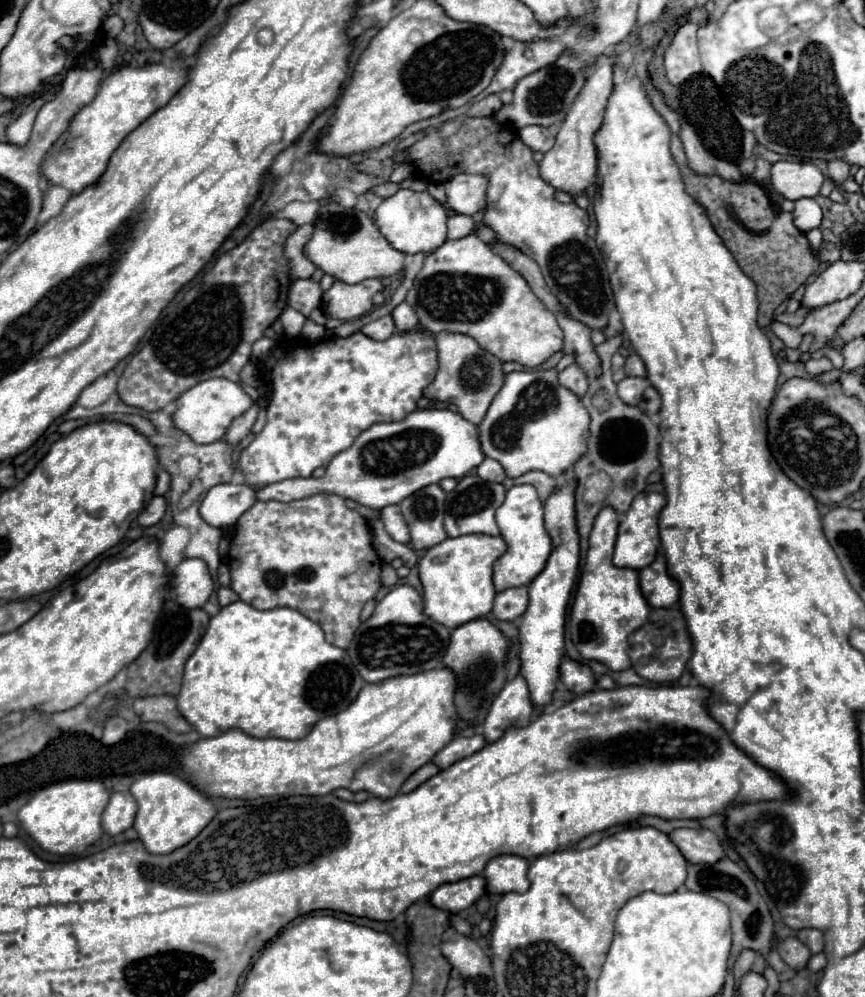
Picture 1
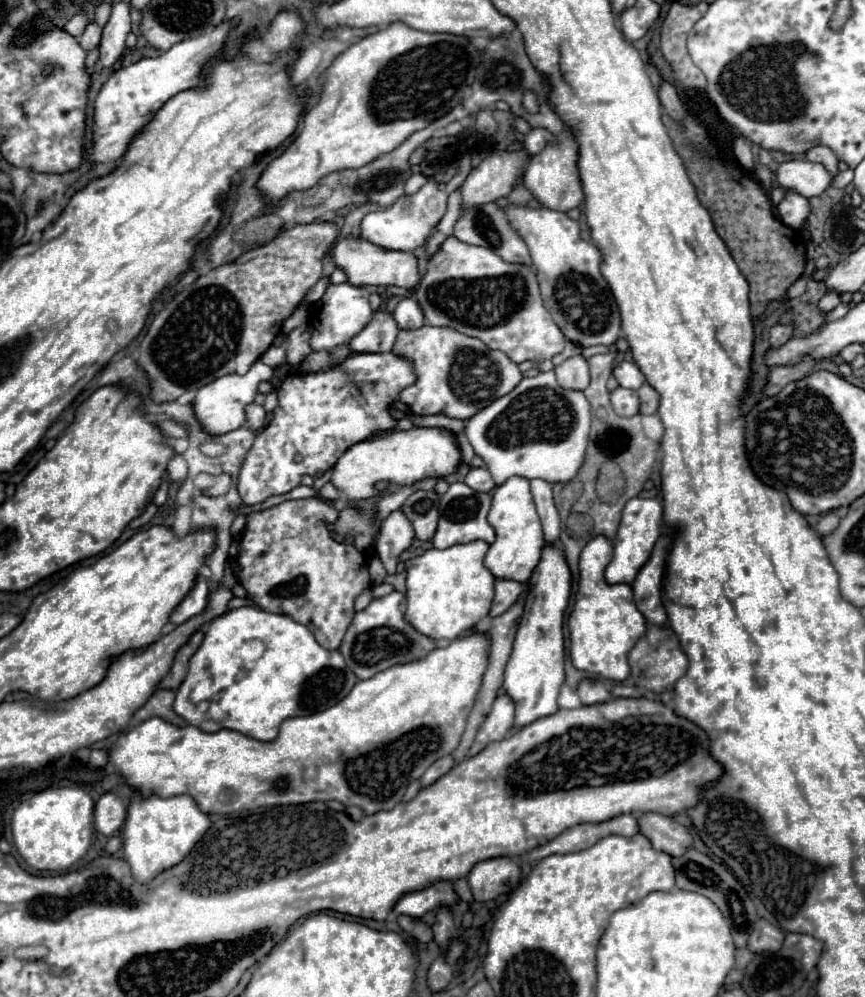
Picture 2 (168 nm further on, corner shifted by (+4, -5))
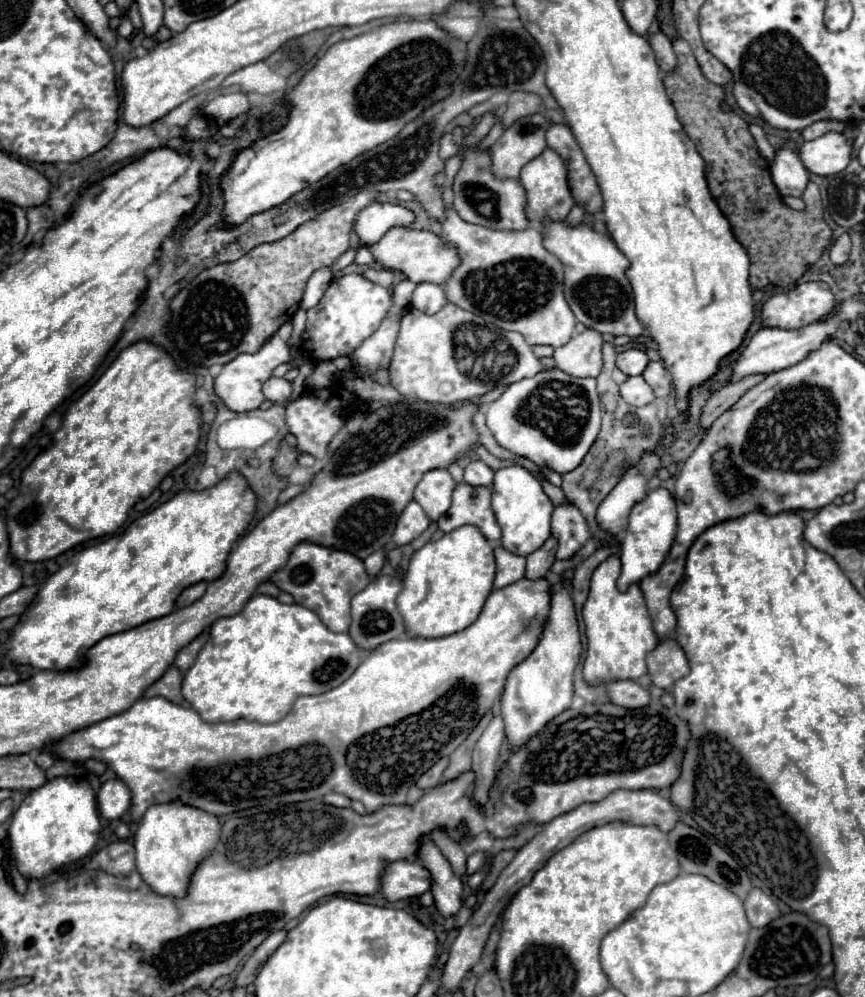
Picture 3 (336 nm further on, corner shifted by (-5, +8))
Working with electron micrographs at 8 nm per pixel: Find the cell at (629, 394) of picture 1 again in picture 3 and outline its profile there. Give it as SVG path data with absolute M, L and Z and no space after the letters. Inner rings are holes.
M632 376L620 386L620 396L630 406L646 406L654 400L654 392L642 376Z

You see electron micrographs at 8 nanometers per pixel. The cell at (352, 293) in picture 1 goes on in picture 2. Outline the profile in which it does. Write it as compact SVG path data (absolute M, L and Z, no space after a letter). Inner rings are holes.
M349 283L329 285L321 301L313 307L315 333L313 333L311 349L331 351L341 343L349 343L351 337L355 337L355 333L359 333L359 329L363 329L371 321L371 317L373 317L373 311L369 307L369 291L365 287L355 287Z

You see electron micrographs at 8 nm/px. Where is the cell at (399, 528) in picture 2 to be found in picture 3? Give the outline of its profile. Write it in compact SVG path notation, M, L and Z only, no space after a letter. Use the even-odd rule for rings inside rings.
M412 500L412 502L404 508L404 512L400 514L400 518L398 518L398 522L396 522L396 530L394 530L394 534L392 534L394 544L404 546L404 544L412 542L414 538L418 538L418 536L428 528L428 524L430 524L430 520L428 520L428 516L424 514L422 506Z

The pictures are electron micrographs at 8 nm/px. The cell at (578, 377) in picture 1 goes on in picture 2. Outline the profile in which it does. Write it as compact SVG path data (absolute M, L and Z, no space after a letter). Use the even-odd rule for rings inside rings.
M581 355L569 357L559 367L555 367L555 375L557 375L557 383L563 389L585 391L589 385L589 367Z

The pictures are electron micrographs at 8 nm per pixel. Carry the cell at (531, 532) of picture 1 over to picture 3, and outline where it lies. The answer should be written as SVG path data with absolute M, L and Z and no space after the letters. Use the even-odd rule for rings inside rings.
M508 464L506 468L494 472L492 510L502 528L500 544L504 544L504 548L508 548L510 552L528 556L528 552L540 548L540 544L544 544L544 540L550 536L550 518L554 504L544 494L540 480L518 464Z

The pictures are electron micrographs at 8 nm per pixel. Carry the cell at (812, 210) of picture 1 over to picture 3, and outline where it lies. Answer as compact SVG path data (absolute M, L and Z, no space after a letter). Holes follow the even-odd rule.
M778 148L770 162L770 172L782 196L802 196L808 184L808 170L794 150Z

